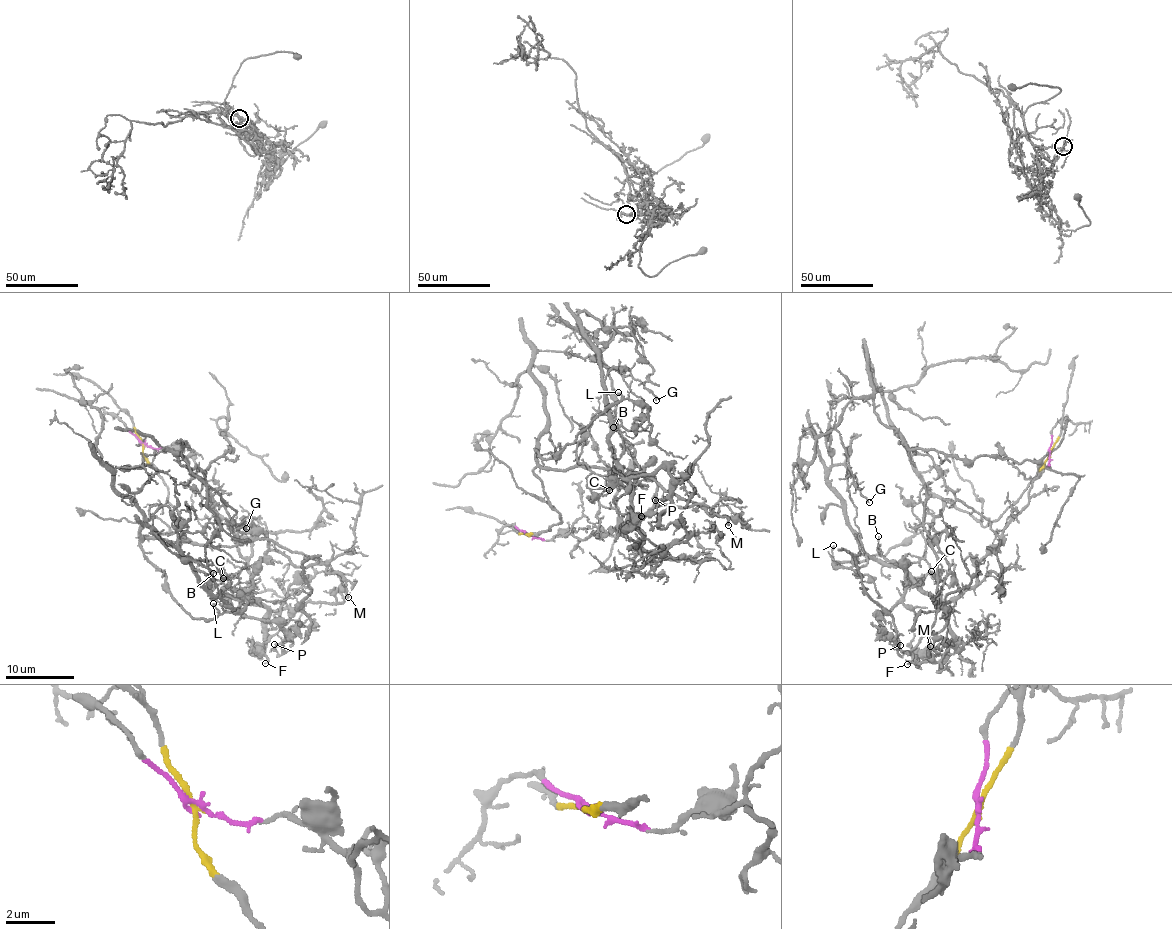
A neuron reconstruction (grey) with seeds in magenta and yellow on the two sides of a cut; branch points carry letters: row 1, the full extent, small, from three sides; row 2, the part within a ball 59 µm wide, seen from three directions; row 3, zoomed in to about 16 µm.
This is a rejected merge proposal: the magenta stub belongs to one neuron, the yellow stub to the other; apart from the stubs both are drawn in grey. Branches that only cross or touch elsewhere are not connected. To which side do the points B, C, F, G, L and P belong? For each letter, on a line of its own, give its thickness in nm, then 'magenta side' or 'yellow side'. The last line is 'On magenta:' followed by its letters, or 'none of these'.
B: 130 nm thick; magenta side
C: 140 nm thick; magenta side
F: 140 nm thick; magenta side
G: 130 nm thick; magenta side
L: 180 nm thick; yellow side
P: 180 nm thick; magenta side
On magenta: B, C, F, G, P

